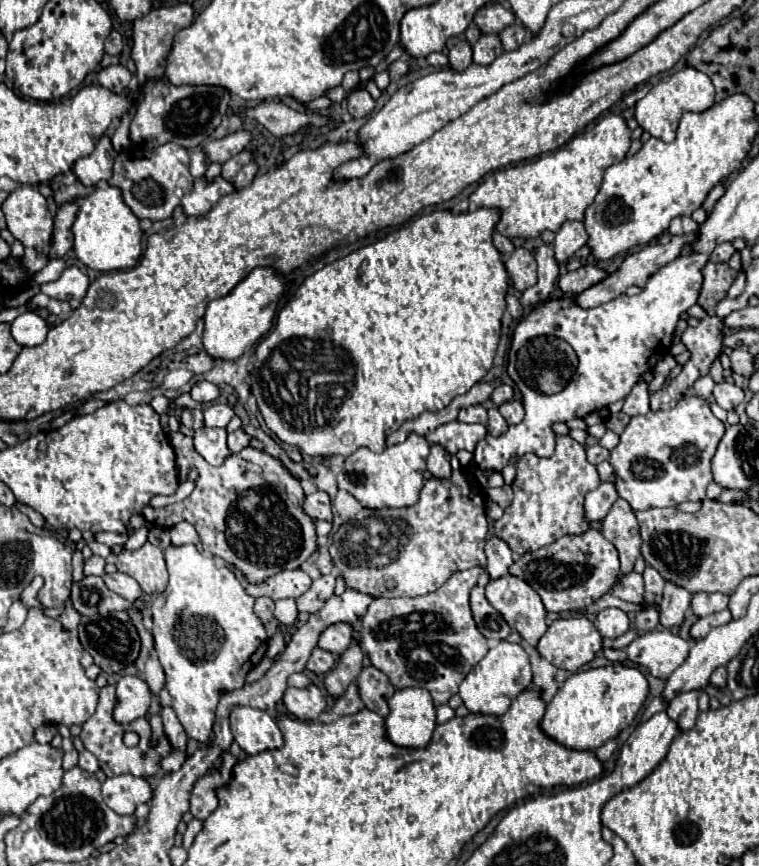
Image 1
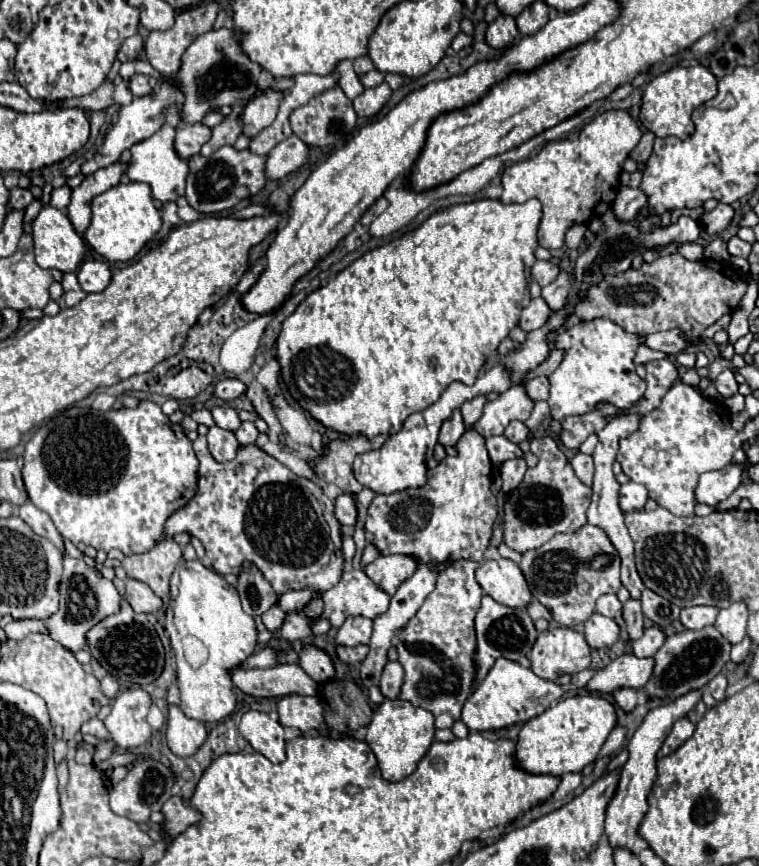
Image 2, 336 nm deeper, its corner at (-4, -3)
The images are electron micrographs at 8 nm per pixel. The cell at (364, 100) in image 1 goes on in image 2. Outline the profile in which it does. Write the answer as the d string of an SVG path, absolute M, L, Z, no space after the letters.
M386 83L366 89L362 95L358 95L354 99L354 109L356 109L358 117L374 117L382 109L382 105L390 99L390 95L392 95L392 91Z

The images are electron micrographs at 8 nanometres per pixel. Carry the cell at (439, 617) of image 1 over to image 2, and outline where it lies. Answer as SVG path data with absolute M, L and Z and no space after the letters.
M456 561L448 569L444 569L438 575L434 591L424 599L422 607L408 621L408 625L398 633L398 643L396 643L398 663L406 671L400 699L410 701L416 707L424 707L424 709L432 711L436 717L436 727L440 727L440 729L452 727L452 723L460 717L462 705L468 699L468 695L472 693L472 685L474 685L474 673L476 673L474 617L476 617L476 611L478 611L480 599L482 599L482 589L474 577L478 567L480 567L480 563L474 563L474 561Z

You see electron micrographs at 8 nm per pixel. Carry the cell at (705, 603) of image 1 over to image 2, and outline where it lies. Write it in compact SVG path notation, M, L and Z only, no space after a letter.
M700 605L700 607L684 607L680 613L680 621L686 629L702 629L708 625L714 625L718 607L712 605Z

